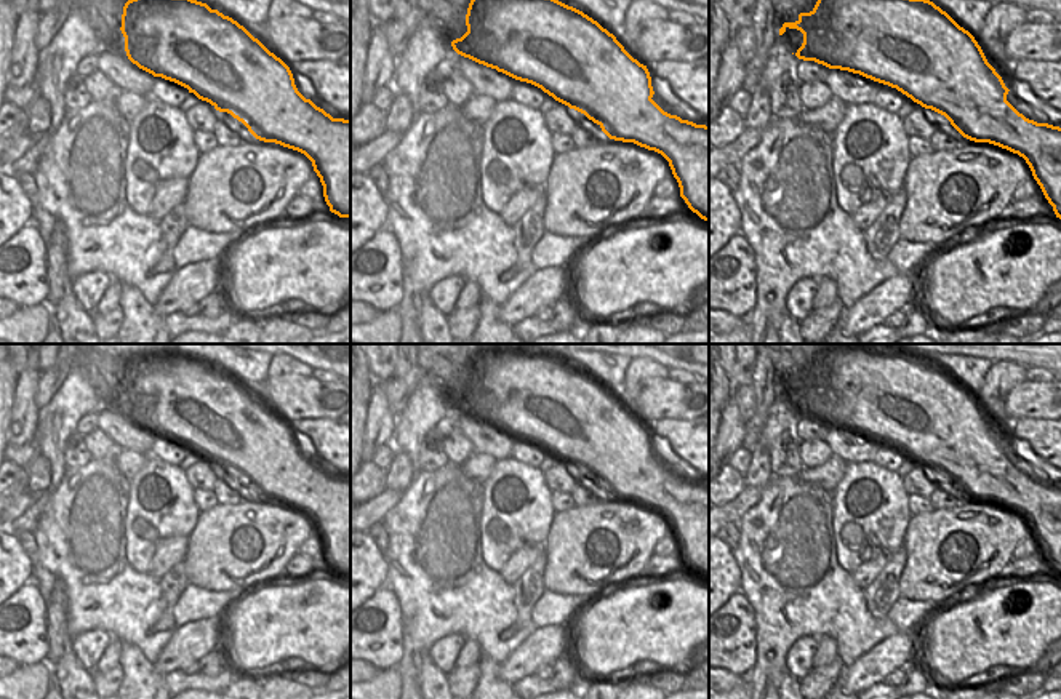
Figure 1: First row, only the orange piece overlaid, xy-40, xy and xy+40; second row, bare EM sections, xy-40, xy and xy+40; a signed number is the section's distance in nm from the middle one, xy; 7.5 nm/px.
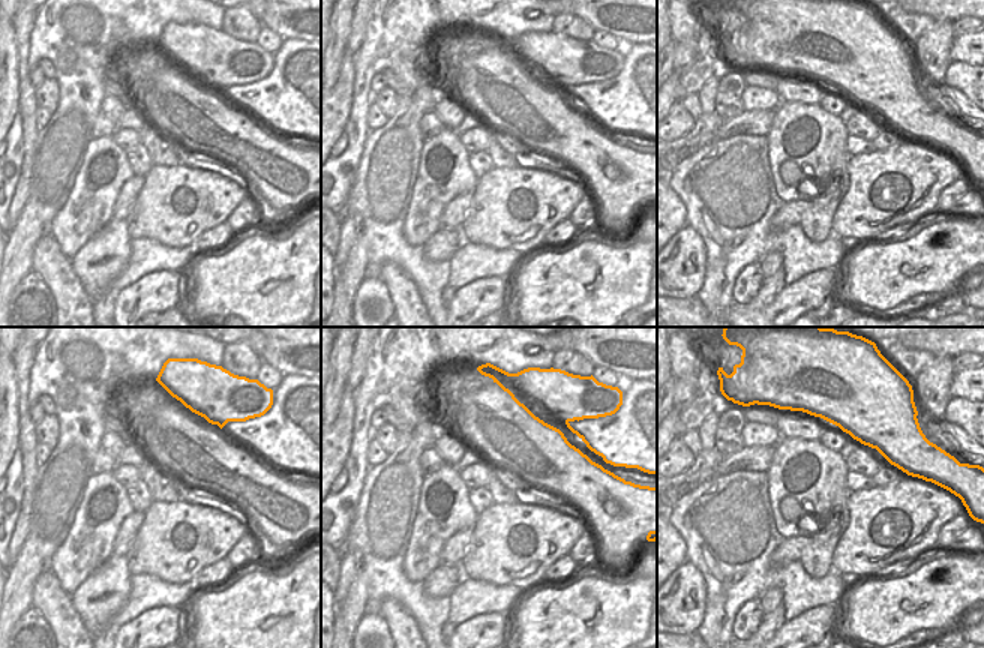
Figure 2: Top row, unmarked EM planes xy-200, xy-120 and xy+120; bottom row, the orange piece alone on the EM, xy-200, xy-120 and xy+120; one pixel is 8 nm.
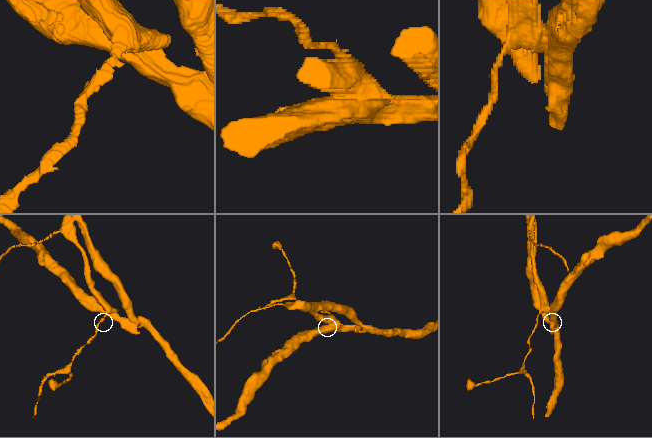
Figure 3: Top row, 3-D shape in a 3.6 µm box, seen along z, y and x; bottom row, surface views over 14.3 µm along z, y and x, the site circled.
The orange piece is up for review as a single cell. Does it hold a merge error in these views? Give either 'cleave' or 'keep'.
cleave

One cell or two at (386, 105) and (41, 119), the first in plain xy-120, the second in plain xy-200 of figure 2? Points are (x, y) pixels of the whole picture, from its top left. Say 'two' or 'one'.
two

